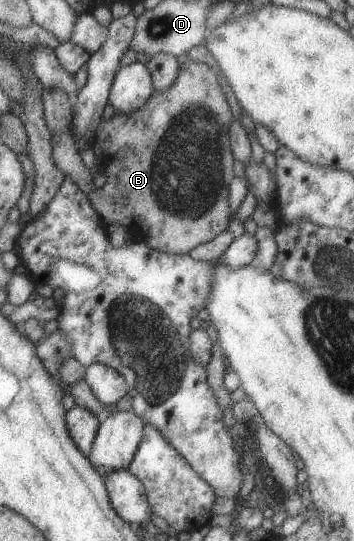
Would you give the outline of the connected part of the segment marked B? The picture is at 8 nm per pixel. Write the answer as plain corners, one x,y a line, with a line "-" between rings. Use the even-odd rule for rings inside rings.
187,60
187,62
179,65
179,69
175,78
175,81
170,84
169,88
163,91
153,90
152,94
147,98
147,101
135,111
129,113
114,113
111,118
105,120
104,118
99,122
97,129
95,130
94,141
99,144
102,151
102,170
105,174
106,182
103,187
99,189
101,194
111,194
109,198
97,198
91,199
90,204
93,208
99,208
96,210
96,214
104,221
105,225
109,223
116,223
123,226
130,236
137,242
143,242
147,244
148,248
154,249
161,253
168,253
169,255
185,255
192,248
211,241
221,232
228,228
228,219
230,218
230,211
228,208
228,187
231,180
234,178
232,174
232,167
234,159
230,150
229,126
234,120
230,112
230,108
227,105
227,100
223,92
221,92
221,86
217,82
217,71
214,67
209,66
205,62
194,62
-
175,230
179,232
177,240
175,242
161,242
163,240
163,234
167,236
173,236

